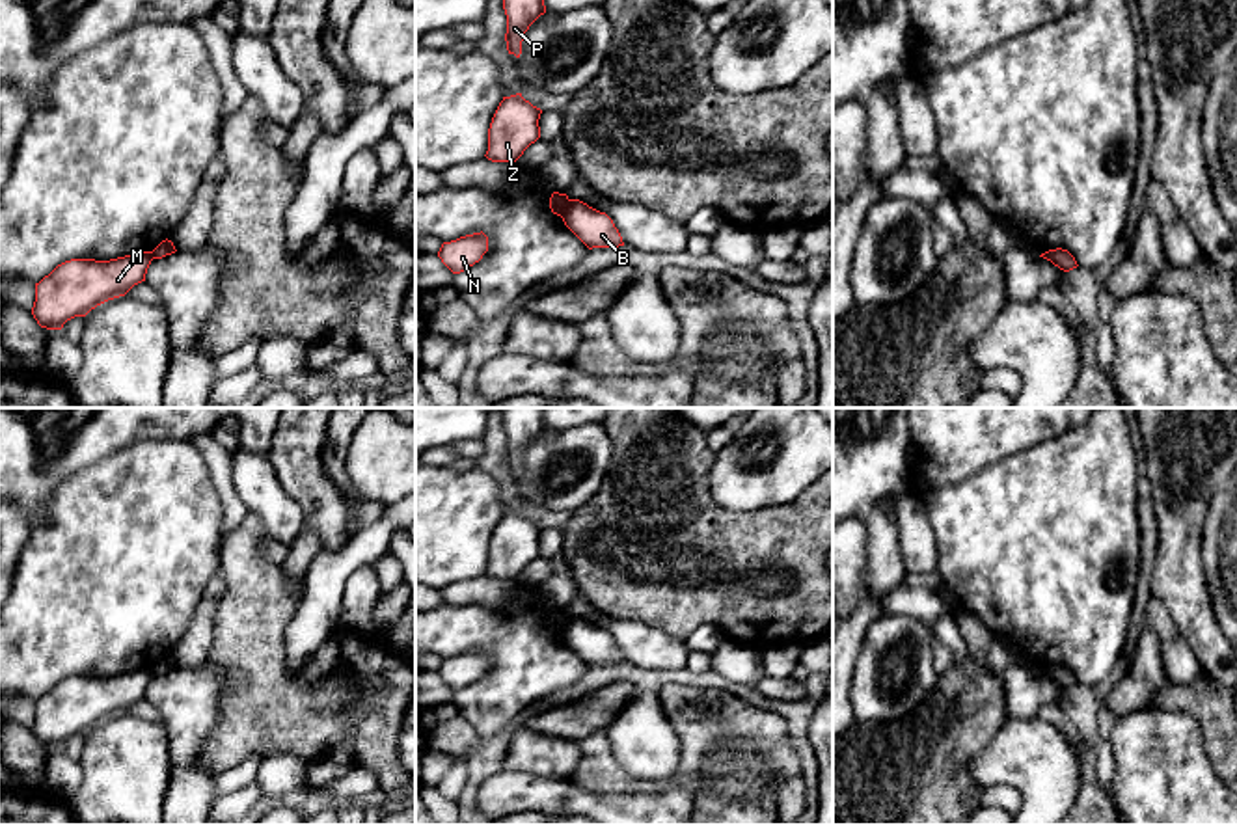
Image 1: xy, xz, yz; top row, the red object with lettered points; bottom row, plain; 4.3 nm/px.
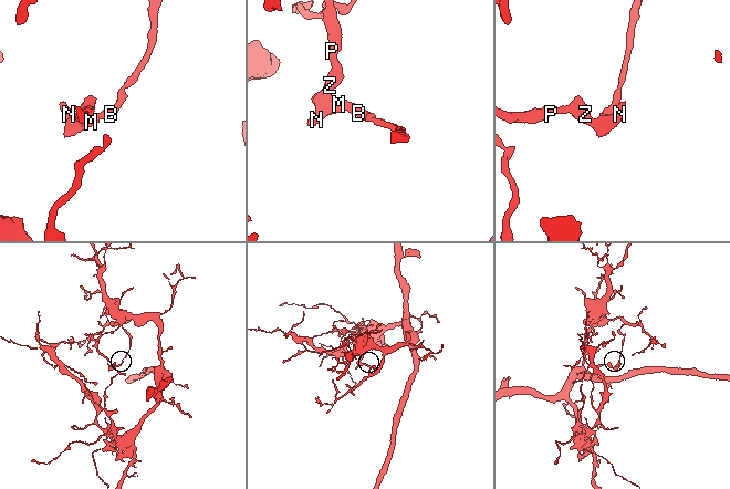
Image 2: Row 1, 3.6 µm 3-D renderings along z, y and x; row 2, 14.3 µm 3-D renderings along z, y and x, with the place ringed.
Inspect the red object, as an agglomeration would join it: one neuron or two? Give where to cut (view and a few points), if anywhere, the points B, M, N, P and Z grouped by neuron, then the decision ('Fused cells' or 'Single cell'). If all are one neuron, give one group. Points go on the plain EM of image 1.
Split along xz (570, 617), (561, 634). Groups: B / M N P Z. Fused cells

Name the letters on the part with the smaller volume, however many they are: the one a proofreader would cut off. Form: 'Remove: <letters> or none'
Remove: M, N, P, Z

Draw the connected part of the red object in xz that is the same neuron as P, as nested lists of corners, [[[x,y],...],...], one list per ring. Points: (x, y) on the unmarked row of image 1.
[[[501,408],[507,432],[507,467],[520,475],[529,443],[546,430],[544,408]]]

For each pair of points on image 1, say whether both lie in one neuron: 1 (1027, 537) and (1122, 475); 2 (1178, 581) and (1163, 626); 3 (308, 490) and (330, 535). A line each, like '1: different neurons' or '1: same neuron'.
1: same neuron
2: different neurons
3: same neuron

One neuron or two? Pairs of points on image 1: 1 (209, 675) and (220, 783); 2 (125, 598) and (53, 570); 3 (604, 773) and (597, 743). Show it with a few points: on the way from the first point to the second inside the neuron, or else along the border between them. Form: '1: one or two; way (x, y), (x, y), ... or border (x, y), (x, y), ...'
1: two; border (213, 775), (217, 797)
2: one; way (107, 585), (94, 585), (71, 576)
3: one; way (597, 766), (597, 751)

